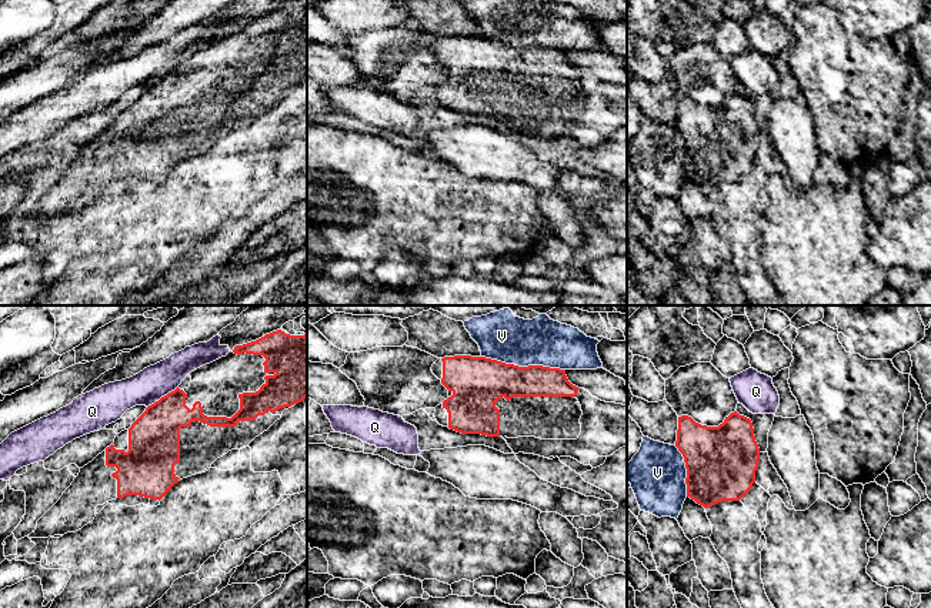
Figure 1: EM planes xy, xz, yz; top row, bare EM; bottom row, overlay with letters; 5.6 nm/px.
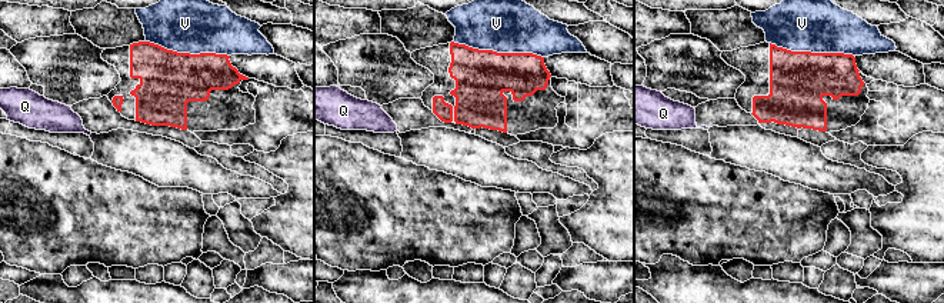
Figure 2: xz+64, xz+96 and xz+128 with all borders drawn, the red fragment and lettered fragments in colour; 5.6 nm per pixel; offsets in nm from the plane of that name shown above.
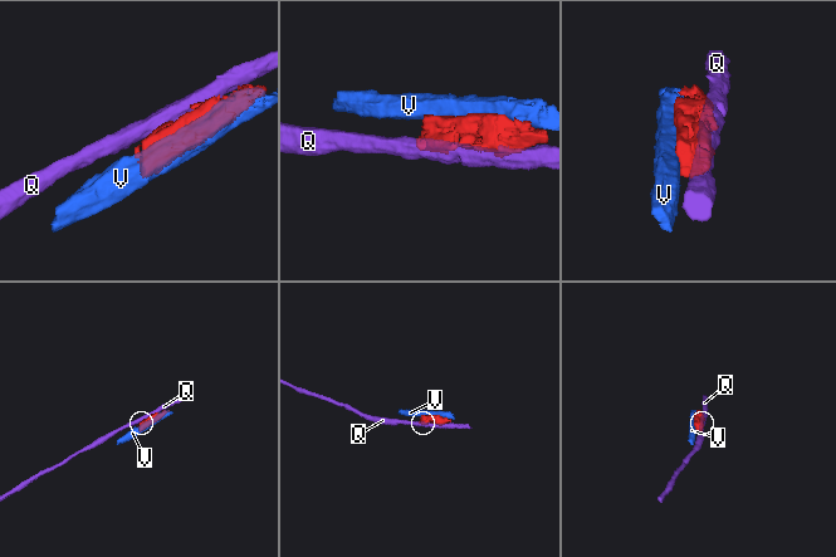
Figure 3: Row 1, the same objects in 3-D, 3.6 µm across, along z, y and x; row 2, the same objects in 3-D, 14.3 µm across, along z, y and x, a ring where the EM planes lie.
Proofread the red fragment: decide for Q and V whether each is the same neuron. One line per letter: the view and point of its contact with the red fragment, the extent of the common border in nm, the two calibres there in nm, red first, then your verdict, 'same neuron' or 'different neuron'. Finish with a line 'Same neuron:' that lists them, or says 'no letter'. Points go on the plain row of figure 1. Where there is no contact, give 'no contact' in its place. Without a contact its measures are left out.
Q: meets red in xy at (162, 77); contact 220 nm long; 280 nm thick on the red side, 190 nm on the other; different neuron
V: meets red in xz at (523, 47); contact 480 nm long; 280 nm thick on the red side, 260 nm on the other; different neuron
Same neuron: no letter

